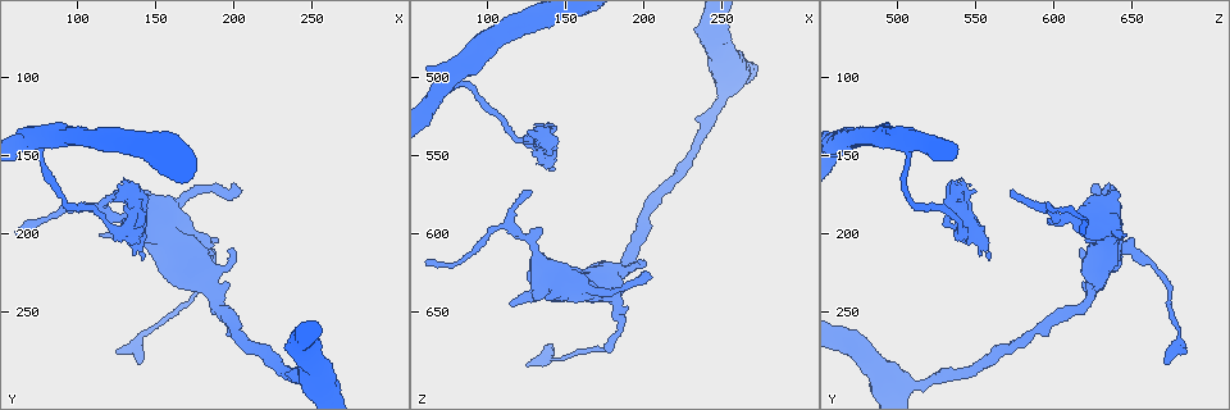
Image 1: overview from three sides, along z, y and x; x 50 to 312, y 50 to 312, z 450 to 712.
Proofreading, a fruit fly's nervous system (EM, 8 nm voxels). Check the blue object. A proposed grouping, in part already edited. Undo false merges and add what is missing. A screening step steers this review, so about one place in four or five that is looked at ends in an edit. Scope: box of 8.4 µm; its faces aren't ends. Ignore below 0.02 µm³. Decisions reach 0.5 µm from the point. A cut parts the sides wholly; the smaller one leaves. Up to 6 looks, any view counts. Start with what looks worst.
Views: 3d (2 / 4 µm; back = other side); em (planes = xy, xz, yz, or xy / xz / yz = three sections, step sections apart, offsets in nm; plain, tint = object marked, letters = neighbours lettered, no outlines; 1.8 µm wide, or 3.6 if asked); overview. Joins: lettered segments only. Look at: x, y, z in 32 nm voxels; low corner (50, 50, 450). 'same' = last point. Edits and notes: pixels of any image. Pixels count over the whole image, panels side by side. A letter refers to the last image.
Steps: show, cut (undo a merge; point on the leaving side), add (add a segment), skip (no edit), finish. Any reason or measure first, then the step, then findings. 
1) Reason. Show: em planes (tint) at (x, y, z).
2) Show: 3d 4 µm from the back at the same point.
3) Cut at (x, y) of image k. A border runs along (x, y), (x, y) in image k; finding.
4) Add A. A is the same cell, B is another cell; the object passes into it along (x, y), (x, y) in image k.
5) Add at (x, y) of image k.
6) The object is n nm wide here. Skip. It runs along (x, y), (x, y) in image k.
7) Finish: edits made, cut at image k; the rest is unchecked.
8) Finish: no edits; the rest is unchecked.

Arms part here. Show: em planes (plain) at (132, 196, 544).

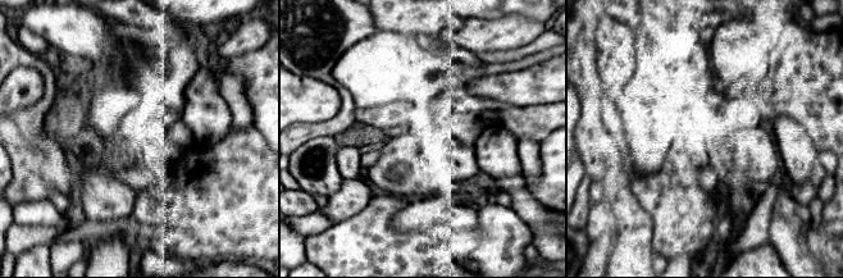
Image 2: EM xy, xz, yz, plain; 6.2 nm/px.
Where the object lies. Show: em planes (tint) at the same point.

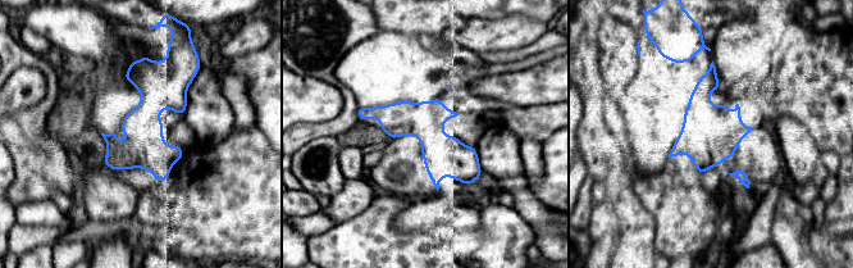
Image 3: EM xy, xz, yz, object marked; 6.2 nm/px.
Show: em planes (letters) at the same point.

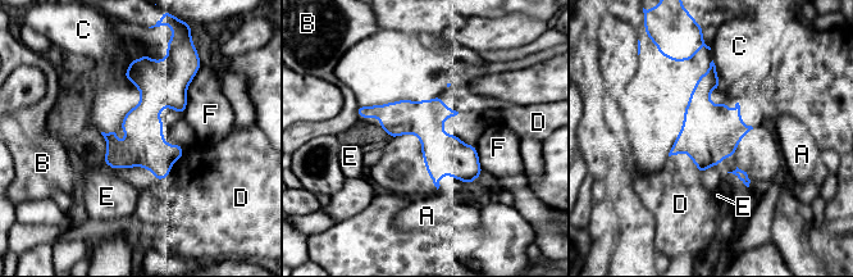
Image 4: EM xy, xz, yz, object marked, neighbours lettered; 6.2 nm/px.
The longest contact is with F, 300 nm. Add D. D is the same cell, A, B, C, E and F are other cells; the object passes into it along (710, 134), (688, 155), (675, 193) in image 4; it goes on there.

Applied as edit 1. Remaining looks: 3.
Show: overview.

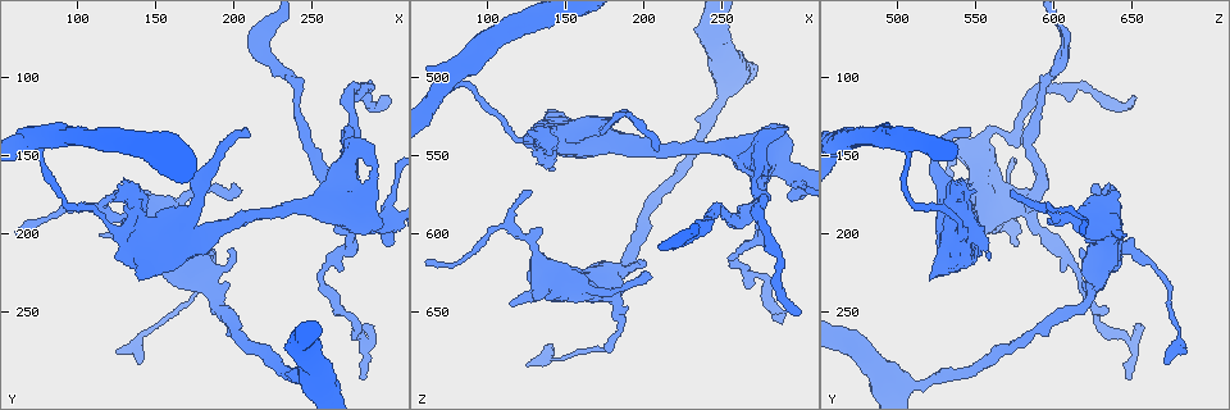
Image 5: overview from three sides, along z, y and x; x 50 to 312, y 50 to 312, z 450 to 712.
Show: em 3.6 µm yz step 4 (letters) at (182, 214, 652).

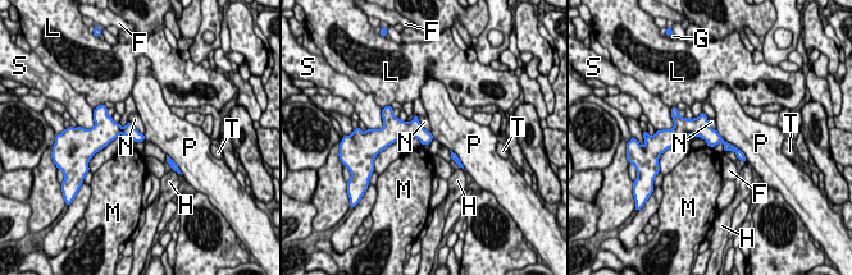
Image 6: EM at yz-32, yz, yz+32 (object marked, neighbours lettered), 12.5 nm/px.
The longest contact is with P, 550 nm. Skip. F, G, H, L, M, N, P, S and T are other cells; it runs along (674, 140), (702, 129), (741, 156) in image 6; one cell here.

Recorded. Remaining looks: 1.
Finish: edits made, add at image 4; the rest is unchecked.

